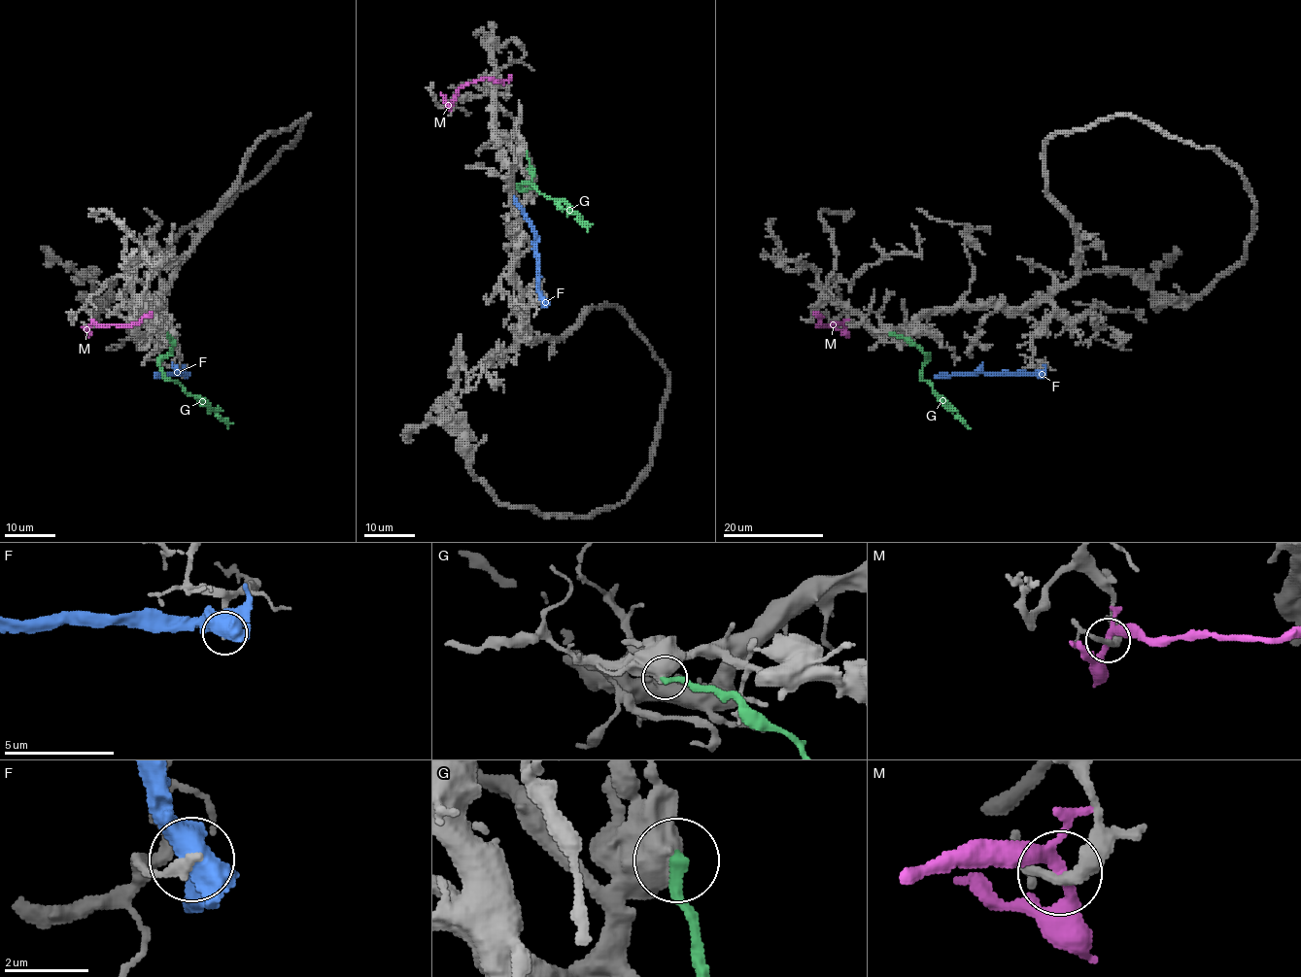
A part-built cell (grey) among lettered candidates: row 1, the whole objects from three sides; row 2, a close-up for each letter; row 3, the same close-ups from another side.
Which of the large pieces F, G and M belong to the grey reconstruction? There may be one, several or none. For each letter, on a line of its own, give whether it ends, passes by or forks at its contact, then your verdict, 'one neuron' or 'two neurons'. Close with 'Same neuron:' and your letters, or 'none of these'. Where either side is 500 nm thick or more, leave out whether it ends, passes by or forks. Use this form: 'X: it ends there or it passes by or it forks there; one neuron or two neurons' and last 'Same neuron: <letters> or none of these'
F: it forks there; two neurons
G: two neurons
M: it forks there; two neurons
Same neuron: none of these

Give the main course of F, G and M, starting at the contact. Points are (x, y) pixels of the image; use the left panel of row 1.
F: (184, 376), (177, 373), (154, 377)
G: (166, 333), (173, 350), (158, 364), (161, 372), (188, 393), (214, 408), (228, 427)
M: (90, 326), (132, 325), (153, 314)

